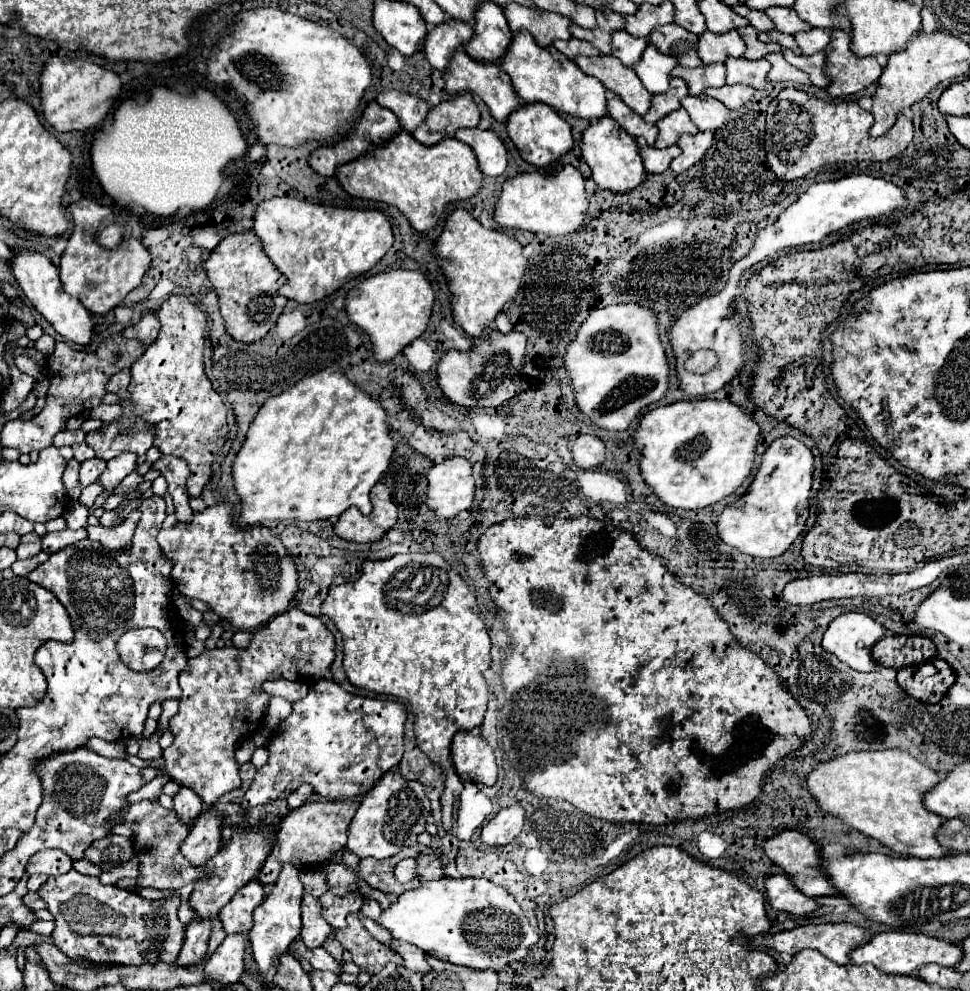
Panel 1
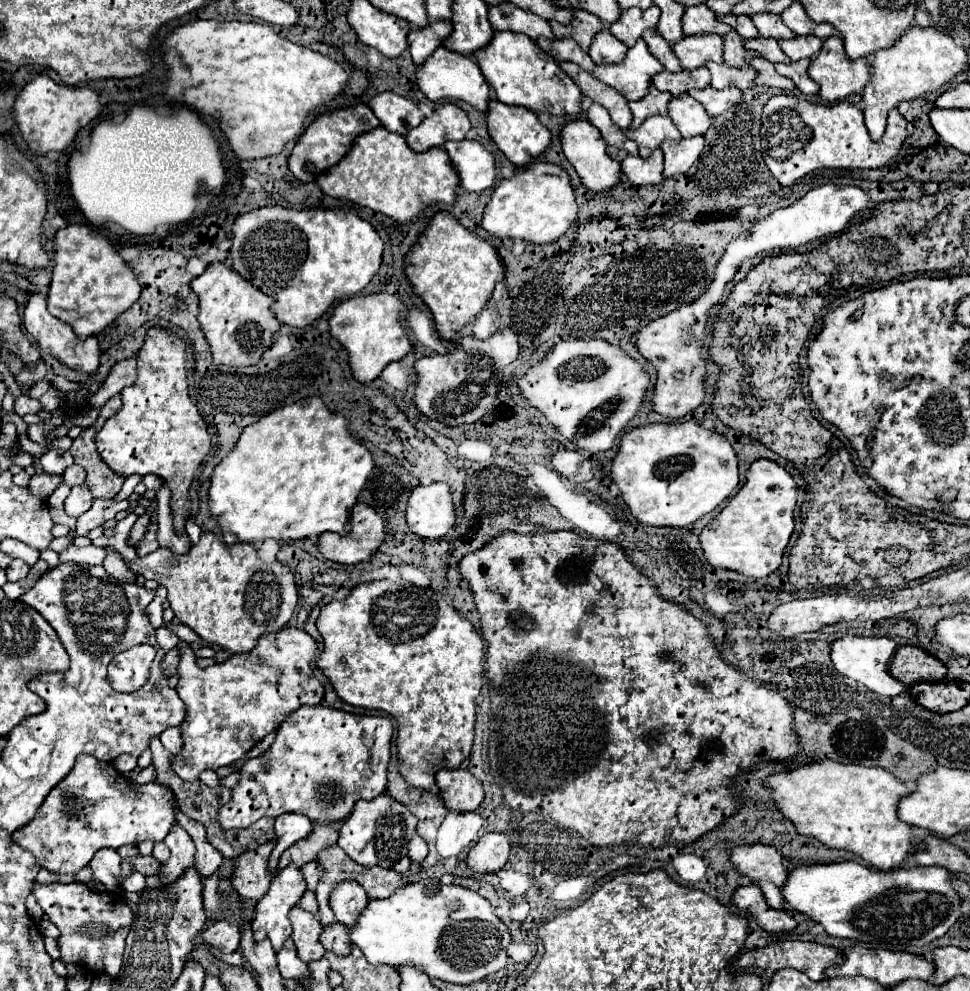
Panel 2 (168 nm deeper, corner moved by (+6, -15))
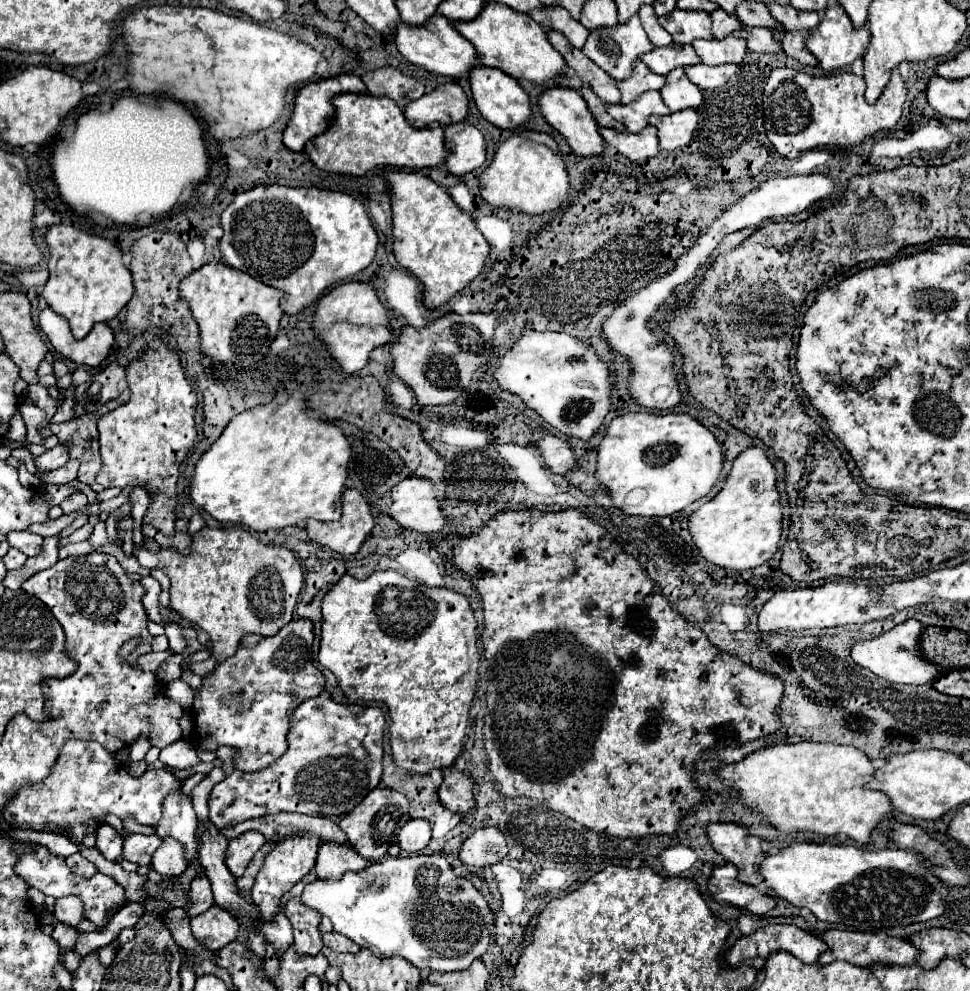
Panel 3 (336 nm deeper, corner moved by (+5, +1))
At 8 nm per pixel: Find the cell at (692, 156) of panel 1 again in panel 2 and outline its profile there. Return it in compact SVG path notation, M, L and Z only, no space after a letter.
M682 138L678 142L666 140L660 148L664 152L664 178L672 178L676 174L688 172L688 168L698 160L704 150L704 138Z

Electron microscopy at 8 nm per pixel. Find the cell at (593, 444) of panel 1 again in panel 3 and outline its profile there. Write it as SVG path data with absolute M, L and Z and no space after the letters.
M543 436L537 442L537 448L541 450L545 466L553 474L565 474L565 472L569 472L575 466L575 458L573 458L571 448L559 436Z

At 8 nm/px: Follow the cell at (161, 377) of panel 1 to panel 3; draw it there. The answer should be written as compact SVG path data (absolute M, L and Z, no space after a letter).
M159 338L151 342L149 352L127 366L127 386L131 390L131 400L123 408L105 414L97 422L103 468L95 480L103 484L103 488L141 486L153 490L155 498L151 498L143 524L151 524L165 536L171 536L175 526L175 488L179 466L197 438L197 396L185 380L179 356L171 352Z

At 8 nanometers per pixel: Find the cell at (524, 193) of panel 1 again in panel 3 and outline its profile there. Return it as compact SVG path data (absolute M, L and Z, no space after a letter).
M521 130L499 144L493 162L479 176L479 188L481 196L491 206L517 208L525 214L543 214L563 204L569 190L569 176L559 146L549 134Z

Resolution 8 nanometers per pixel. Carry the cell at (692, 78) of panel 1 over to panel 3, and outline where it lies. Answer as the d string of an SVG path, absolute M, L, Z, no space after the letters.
M667 46L667 48L653 48L645 56L639 58L647 68L655 74L669 74L677 66L691 66L699 64L699 56L695 54L693 46Z

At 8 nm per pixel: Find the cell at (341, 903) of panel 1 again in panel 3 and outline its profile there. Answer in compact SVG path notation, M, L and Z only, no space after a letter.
M331 932L331 934L323 934L323 942L327 948L331 948L333 952L349 952L349 954L355 954L359 952L361 948L357 944L353 944L353 940L337 934L337 932Z

